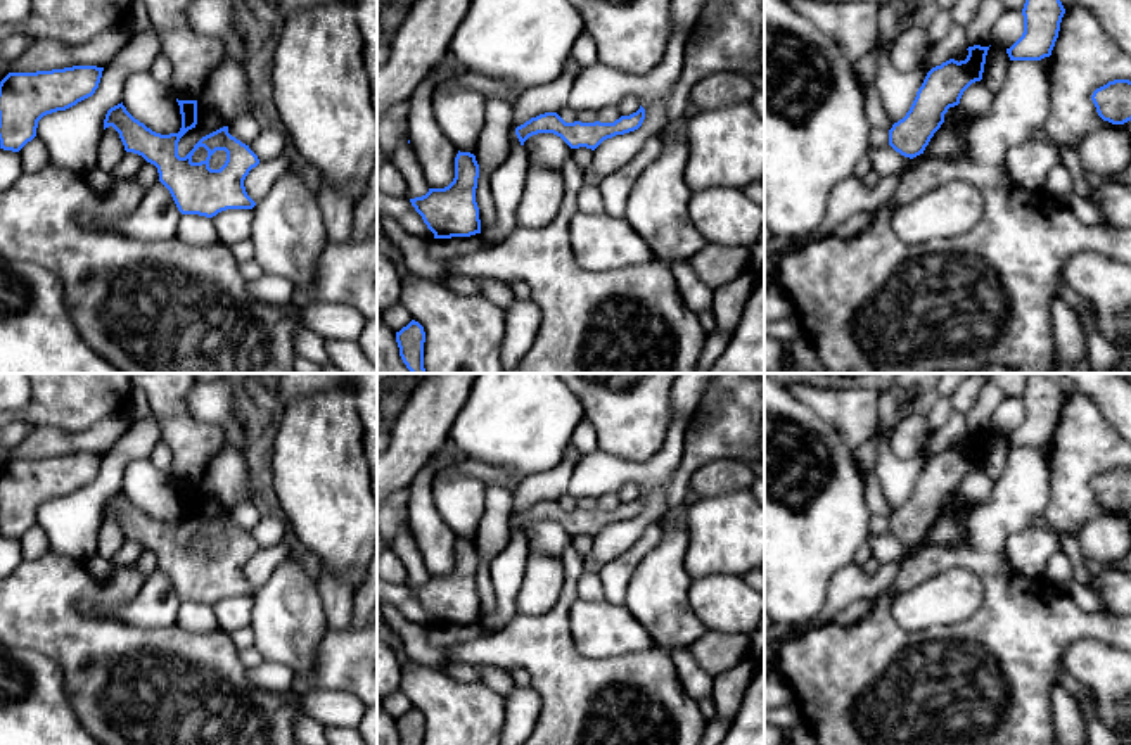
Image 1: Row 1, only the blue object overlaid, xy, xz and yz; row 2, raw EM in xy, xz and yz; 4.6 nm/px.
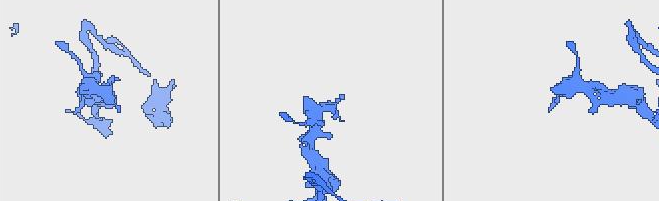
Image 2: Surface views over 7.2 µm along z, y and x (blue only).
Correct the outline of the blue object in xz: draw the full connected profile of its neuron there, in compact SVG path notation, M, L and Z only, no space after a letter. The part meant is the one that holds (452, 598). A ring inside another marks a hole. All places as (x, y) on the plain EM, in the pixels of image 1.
M470 539L455 544L455 565L444 576L429 576L422 584L410 586L434 626L470 624L481 621L476 576L479 551Z

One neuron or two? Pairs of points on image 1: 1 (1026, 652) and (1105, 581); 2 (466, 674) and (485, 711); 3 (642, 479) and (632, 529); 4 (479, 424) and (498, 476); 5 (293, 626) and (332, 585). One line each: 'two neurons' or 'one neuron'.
1: two neurons
2: two neurons
3: one neuron
4: two neurons
5: two neurons

